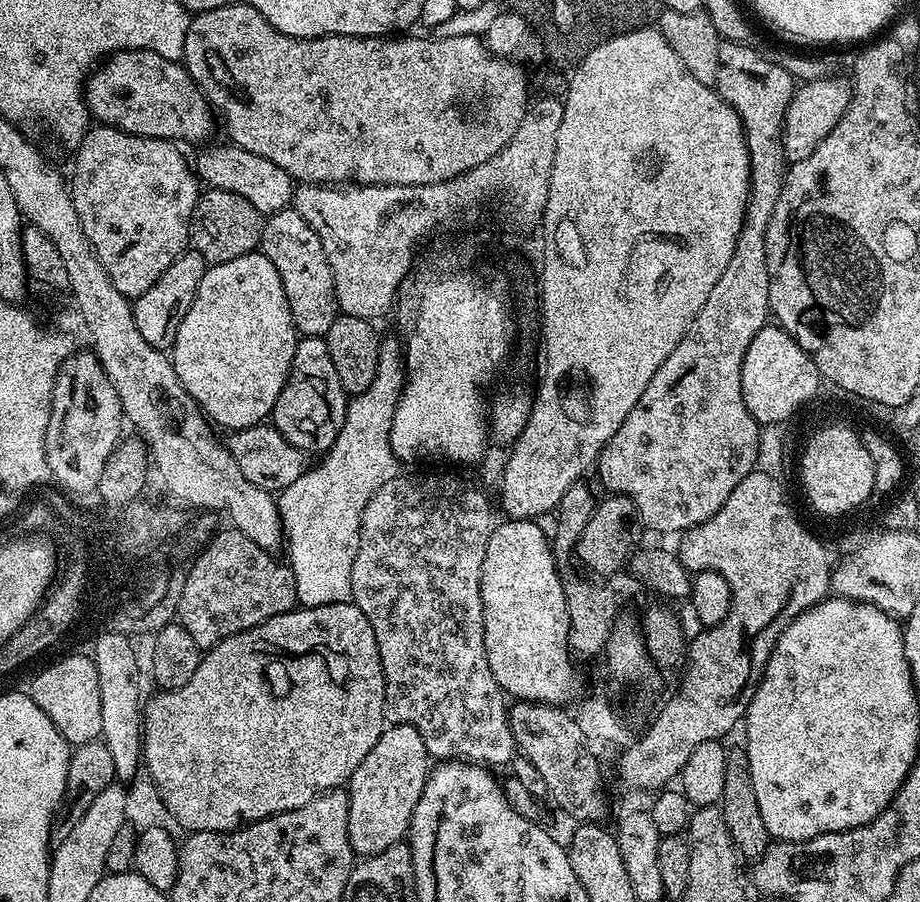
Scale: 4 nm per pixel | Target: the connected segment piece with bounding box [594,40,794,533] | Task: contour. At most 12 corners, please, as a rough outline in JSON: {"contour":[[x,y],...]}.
{"contour":[[721,43],[746,214],[718,286],[594,465],[649,533],[706,522],[762,441],[742,362],[794,78]]}

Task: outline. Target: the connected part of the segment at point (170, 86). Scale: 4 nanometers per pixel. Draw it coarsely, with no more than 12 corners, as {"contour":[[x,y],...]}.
{"contour":[[112,53],[84,89],[93,121],[196,144],[214,109],[183,63]]}

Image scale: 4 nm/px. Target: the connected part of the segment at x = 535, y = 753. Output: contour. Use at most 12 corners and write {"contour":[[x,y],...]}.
{"contour":[[516,700],[508,725],[550,800],[604,822],[602,765],[563,707]]}

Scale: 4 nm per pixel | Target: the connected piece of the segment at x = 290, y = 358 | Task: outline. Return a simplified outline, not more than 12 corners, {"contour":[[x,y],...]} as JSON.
{"contour":[[257,250],[205,267],[170,359],[213,425],[272,415],[296,323]]}

